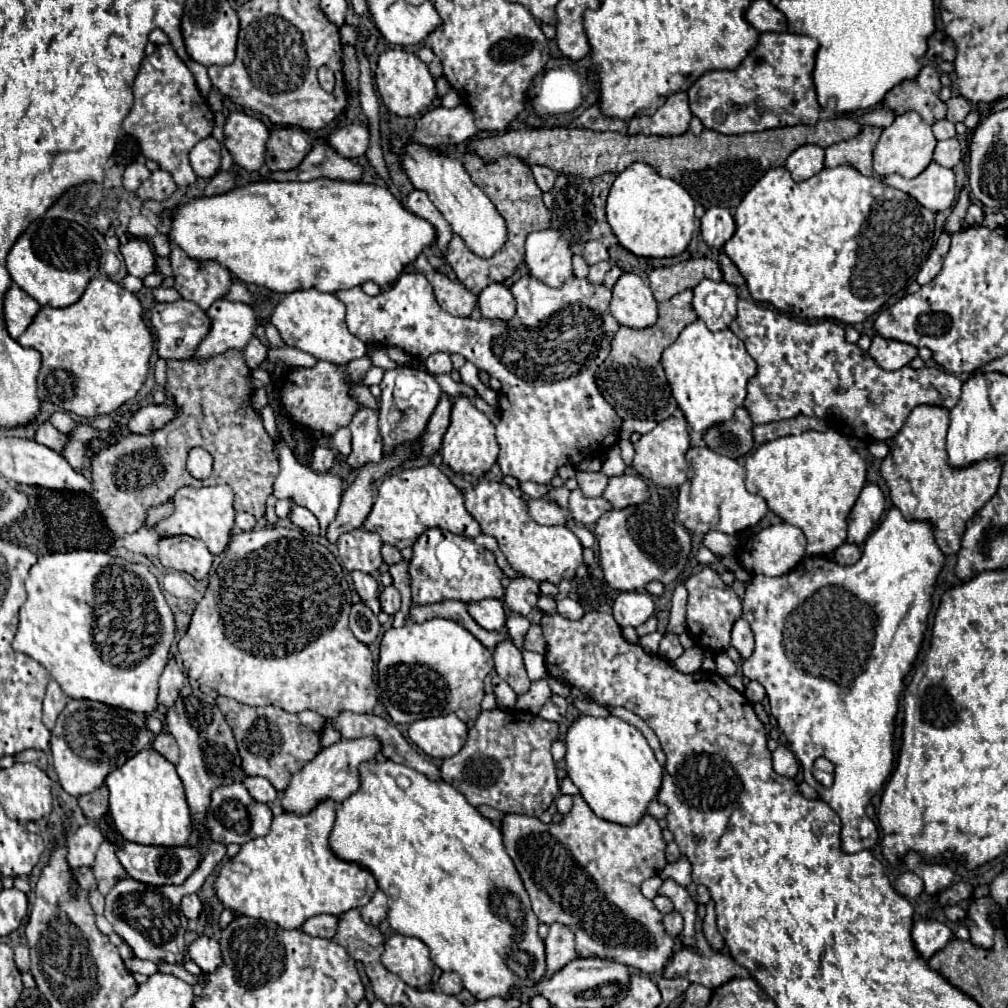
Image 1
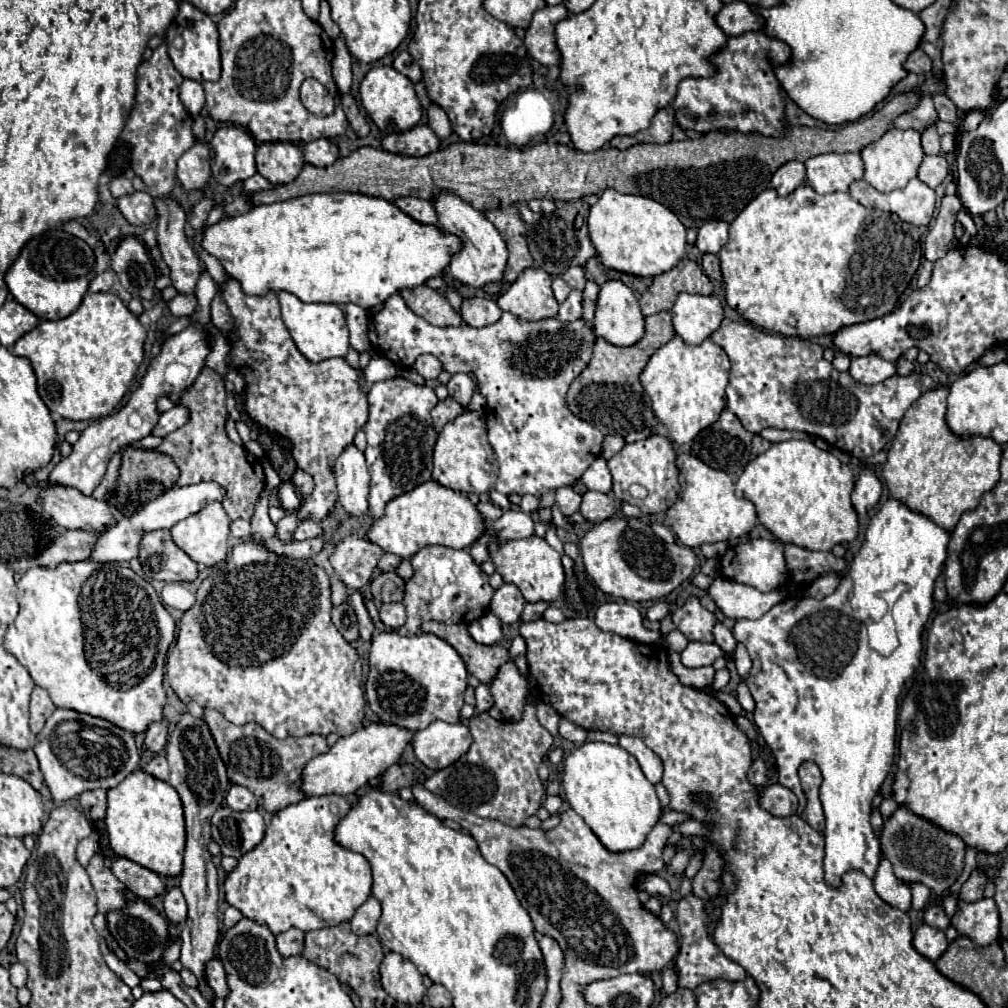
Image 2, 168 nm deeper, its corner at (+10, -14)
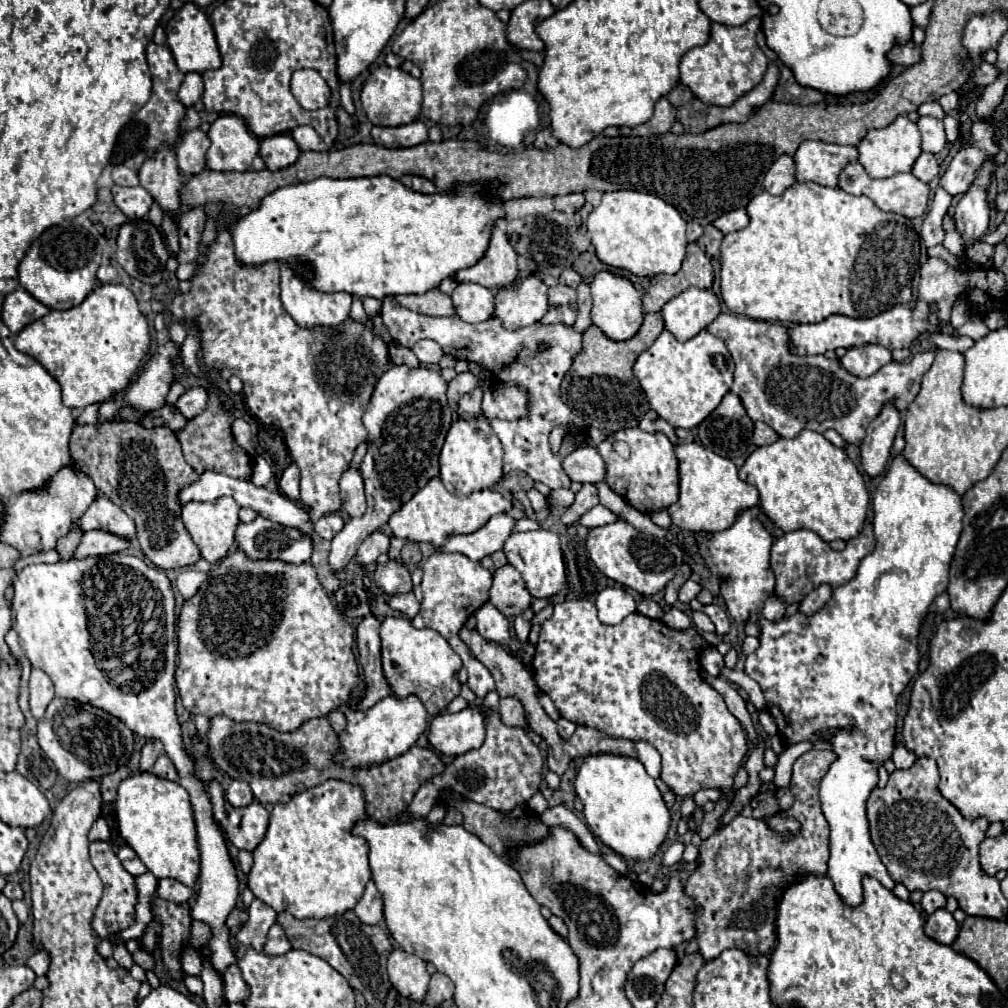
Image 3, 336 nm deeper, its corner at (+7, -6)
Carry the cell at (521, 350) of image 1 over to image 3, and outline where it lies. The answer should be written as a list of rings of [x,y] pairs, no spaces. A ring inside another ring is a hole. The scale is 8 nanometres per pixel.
[[[384,297],[382,305],[382,319],[388,327],[392,339],[412,349],[420,339],[432,339],[436,341],[446,355],[452,355],[454,359],[474,361],[482,369],[490,371],[494,381],[506,385],[506,387],[518,387],[526,391],[530,403],[528,413],[522,419],[506,421],[506,419],[492,419],[490,425],[504,447],[504,473],[522,471],[534,481],[540,481],[548,485],[552,491],[560,487],[570,487],[570,477],[566,475],[562,461],[566,455],[570,455],[576,449],[574,435],[588,433],[590,425],[574,415],[560,399],[560,383],[568,369],[574,363],[574,357],[582,351],[582,333],[578,333],[572,325],[544,325],[544,323],[532,323],[524,329],[508,331],[504,329],[502,321],[498,317],[490,317],[484,323],[466,323],[460,317],[428,317],[416,311],[410,311],[402,305],[398,305],[392,297]],[[568,425],[560,451],[550,449],[550,431],[554,427]]]

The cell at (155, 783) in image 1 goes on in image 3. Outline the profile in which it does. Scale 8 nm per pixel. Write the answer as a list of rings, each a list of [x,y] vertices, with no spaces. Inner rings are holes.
[[[134,773],[118,785],[116,819],[120,837],[136,851],[142,863],[158,879],[172,877],[194,887],[200,871],[200,851],[196,841],[196,821],[188,791],[176,783],[152,773]]]

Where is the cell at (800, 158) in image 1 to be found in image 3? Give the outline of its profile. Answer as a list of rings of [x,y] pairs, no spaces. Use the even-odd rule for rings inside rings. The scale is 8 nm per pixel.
[[[782,155],[764,177],[764,189],[772,195],[782,195],[790,185],[796,183],[796,163],[794,157]]]

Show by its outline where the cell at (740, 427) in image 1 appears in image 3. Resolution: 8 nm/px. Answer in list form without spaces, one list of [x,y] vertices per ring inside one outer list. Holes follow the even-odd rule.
[[[726,393],[722,403],[700,423],[698,439],[706,449],[730,461],[736,461],[750,455],[752,429],[754,423],[746,415],[740,397]]]

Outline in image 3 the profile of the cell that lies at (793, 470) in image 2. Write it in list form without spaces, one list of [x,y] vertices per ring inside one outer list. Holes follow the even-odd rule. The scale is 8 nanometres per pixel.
[[[800,431],[798,437],[786,439],[780,437],[772,445],[758,447],[744,463],[744,467],[739,469],[739,477],[742,481],[754,485],[760,493],[760,507],[762,511],[772,519],[776,527],[782,531],[796,531],[796,529],[810,529],[814,531],[820,539],[832,541],[832,539],[852,539],[856,537],[866,521],[868,513],[868,491],[864,485],[864,479],[856,465],[848,459],[848,455],[834,447],[830,441],[824,439],[824,435],[816,431]]]

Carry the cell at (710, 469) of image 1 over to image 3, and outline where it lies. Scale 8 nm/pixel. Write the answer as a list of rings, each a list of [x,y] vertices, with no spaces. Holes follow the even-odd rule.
[[[696,443],[676,447],[680,461],[680,499],[668,507],[672,523],[684,531],[716,533],[732,527],[736,519],[758,505],[758,491],[738,477],[738,469],[730,459],[716,455]]]

